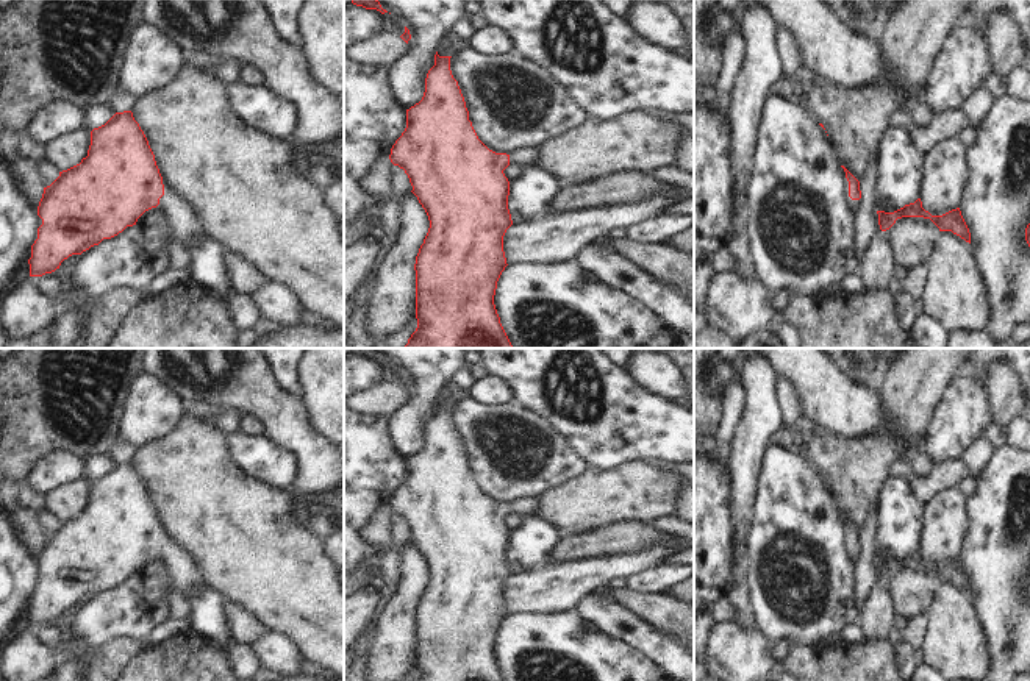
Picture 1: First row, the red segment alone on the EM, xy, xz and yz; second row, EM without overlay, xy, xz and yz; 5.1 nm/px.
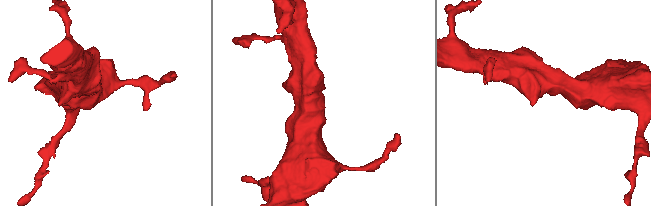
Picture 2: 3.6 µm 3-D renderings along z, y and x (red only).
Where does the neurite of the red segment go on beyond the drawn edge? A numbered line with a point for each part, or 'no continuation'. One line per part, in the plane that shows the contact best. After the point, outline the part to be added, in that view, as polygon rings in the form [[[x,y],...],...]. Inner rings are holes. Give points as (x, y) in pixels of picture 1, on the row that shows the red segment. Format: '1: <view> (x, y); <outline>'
1: xy (186, 227); [[[167,191],[158,205],[167,216],[172,234],[178,244],[189,248],[198,237],[209,237],[202,220],[192,212],[186,201]]]

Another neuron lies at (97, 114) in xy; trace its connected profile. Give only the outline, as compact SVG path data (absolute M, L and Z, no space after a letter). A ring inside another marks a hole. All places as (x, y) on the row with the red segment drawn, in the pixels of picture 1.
M109 102L94 103L88 108L84 130L92 131L94 128L105 125L114 114L114 108L109 105Z

